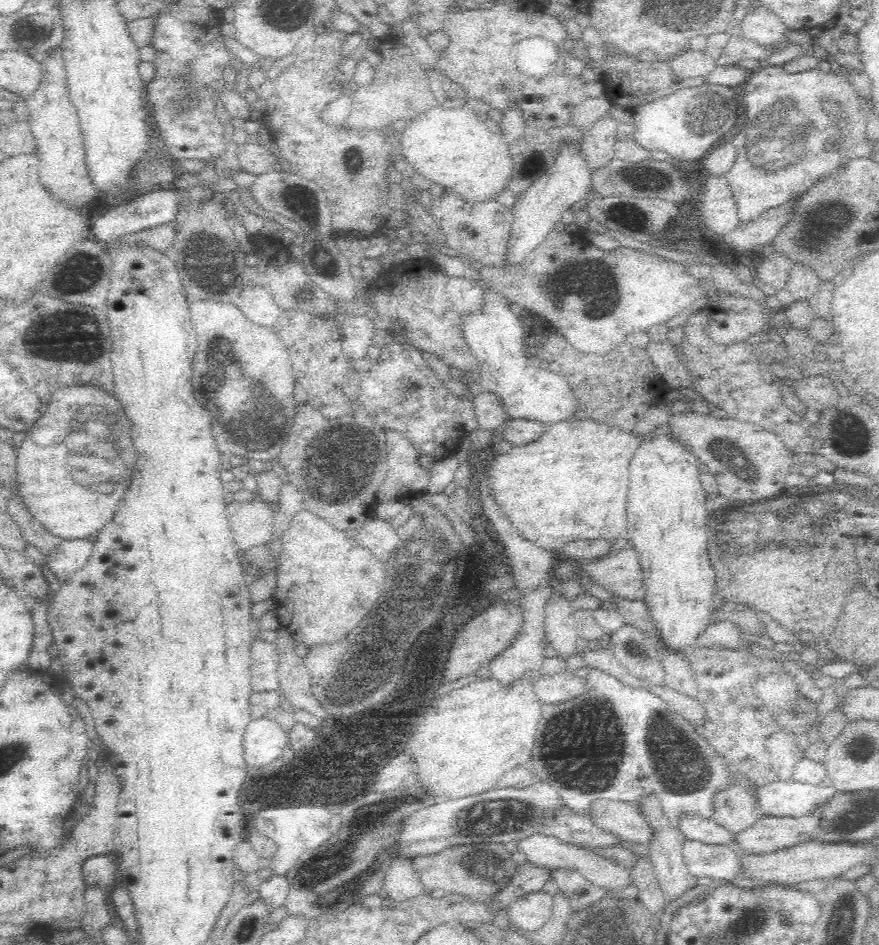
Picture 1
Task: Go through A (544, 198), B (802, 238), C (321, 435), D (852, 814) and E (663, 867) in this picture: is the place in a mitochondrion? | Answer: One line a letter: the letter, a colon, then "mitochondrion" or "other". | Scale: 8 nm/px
A: other
B: mitochondrion
C: mitochondrion
D: mitochondrion
E: other

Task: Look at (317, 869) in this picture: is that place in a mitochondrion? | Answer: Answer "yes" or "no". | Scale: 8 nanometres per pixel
yes

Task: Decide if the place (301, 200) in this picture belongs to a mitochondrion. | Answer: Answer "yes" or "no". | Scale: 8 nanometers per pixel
yes

